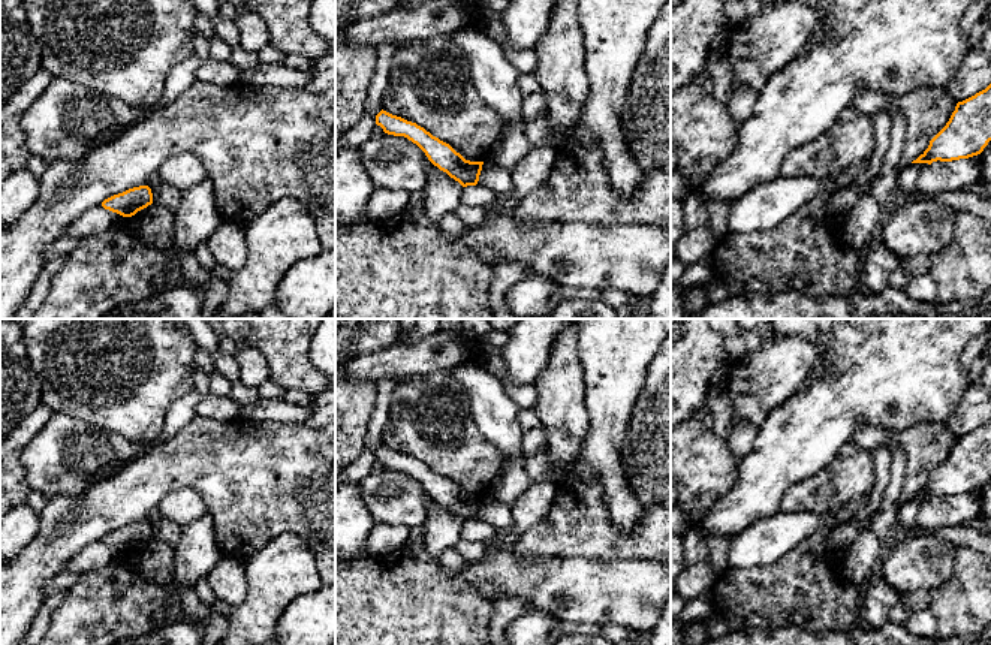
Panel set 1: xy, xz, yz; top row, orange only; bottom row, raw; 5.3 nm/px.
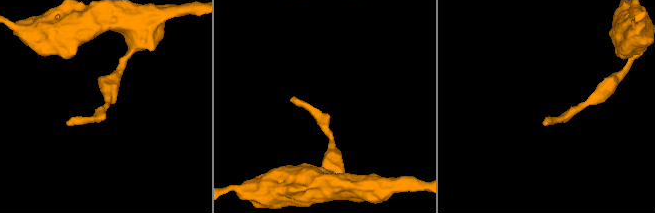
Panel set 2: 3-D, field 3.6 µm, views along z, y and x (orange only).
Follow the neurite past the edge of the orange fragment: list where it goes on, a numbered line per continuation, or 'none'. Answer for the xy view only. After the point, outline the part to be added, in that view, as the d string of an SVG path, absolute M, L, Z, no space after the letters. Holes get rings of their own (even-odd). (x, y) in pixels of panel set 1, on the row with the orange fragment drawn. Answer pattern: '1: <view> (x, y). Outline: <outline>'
none

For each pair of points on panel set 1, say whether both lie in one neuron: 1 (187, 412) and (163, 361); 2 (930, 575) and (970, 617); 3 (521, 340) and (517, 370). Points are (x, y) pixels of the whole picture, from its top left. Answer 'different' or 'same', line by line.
1: different
2: different
3: same

